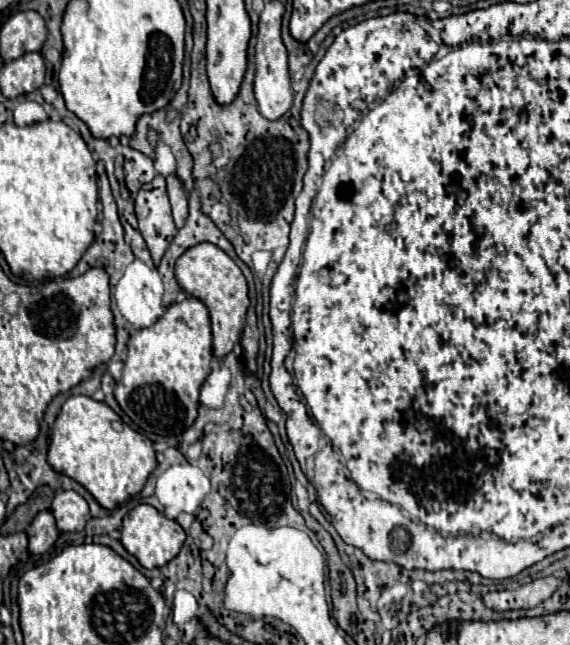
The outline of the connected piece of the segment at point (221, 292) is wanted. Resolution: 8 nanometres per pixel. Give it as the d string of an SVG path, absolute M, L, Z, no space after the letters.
M200 243L188 249L176 261L176 279L178 279L178 285L186 291L186 295L200 299L210 311L212 335L214 335L214 343L212 343L214 357L224 359L232 351L234 343L238 343L238 339L242 337L242 331L246 325L246 313L250 307L248 285L240 267L216 245Z

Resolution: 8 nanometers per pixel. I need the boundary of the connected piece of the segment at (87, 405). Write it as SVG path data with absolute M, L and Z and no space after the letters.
M72 395L62 405L50 435L48 445L48 463L56 473L62 473L74 481L78 481L88 493L107 510L113 510L118 503L128 499L134 493L140 493L148 475L156 469L156 453L152 441L138 431L130 429L106 403L94 401L86 395Z

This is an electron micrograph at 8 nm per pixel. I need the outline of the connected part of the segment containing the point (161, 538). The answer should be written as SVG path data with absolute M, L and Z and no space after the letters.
M139 504L138 507L134 507L126 517L124 517L124 525L120 529L120 541L124 545L124 549L134 555L138 559L138 563L146 569L154 569L154 567L162 567L166 565L168 561L172 561L184 539L186 539L186 533L184 529L172 521L172 519L166 519L162 513L158 513L152 505Z

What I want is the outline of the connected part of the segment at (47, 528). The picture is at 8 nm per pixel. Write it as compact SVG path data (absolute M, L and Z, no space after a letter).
M40 511L34 521L30 523L30 527L26 529L28 533L28 551L32 555L42 555L46 553L54 541L58 539L58 529L56 529L56 523L54 523L54 515L50 511Z

